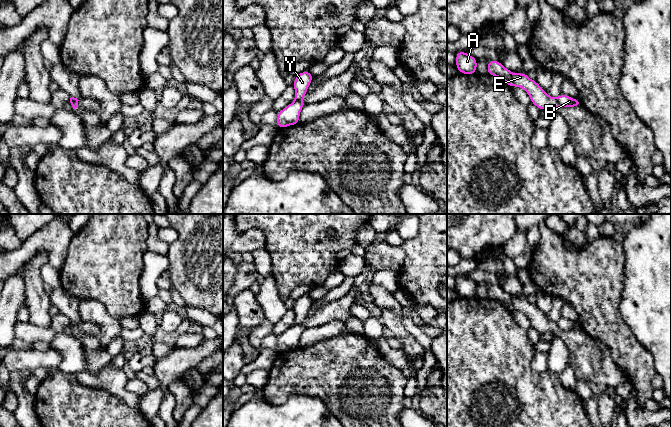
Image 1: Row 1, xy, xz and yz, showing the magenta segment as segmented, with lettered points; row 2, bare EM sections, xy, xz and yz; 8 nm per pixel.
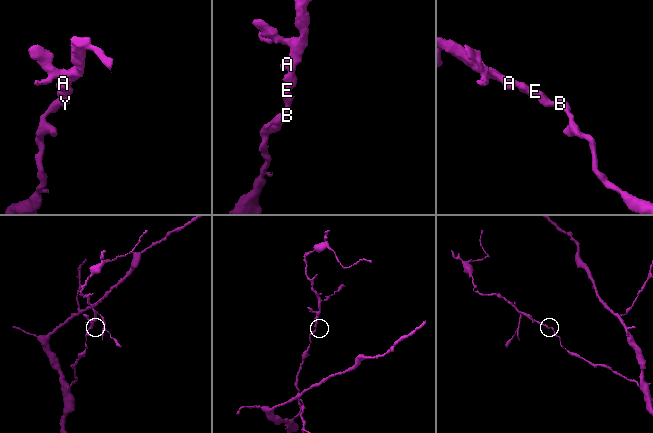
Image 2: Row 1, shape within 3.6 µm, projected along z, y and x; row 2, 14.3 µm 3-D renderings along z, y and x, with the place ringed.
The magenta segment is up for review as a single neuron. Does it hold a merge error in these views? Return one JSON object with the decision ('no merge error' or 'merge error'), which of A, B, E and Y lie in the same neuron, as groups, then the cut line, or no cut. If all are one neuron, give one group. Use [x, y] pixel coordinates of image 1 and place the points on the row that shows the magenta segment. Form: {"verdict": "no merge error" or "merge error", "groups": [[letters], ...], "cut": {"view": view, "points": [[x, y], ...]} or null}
{"verdict": "merge error", "groups": [["A", "E", "Y"], ["B"]], "cut": {"view": "xz", "points": [[295, 99], [301, 100]]}}

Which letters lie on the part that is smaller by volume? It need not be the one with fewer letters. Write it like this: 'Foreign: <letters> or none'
Foreign: A, E, Y

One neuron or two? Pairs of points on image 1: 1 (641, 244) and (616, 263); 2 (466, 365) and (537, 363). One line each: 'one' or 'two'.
1: two
2: two

